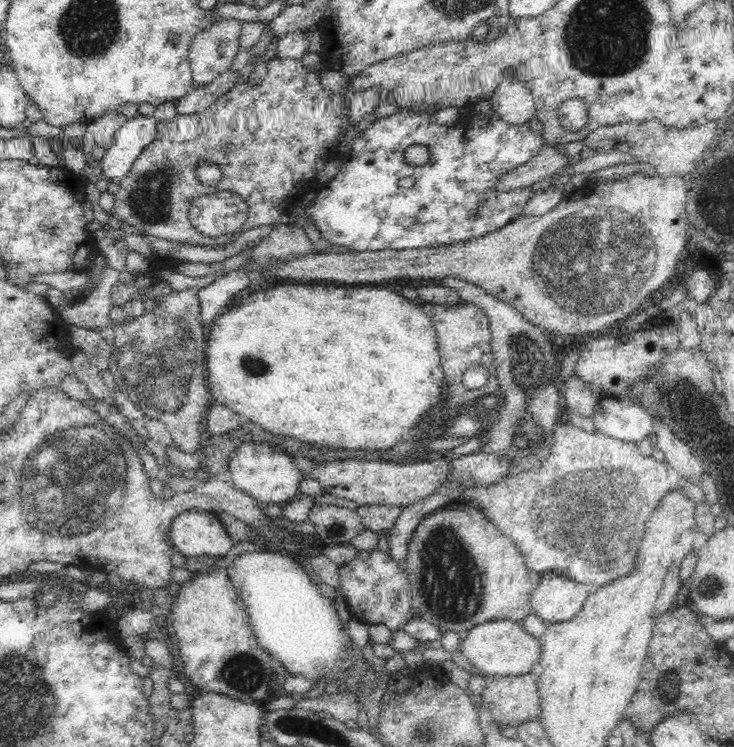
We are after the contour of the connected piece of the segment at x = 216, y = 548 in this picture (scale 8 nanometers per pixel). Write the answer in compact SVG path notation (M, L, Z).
M182 511L177 514L169 524L168 539L174 550L179 551L186 557L222 557L235 545L234 541L230 539L226 523L214 512L211 511Z

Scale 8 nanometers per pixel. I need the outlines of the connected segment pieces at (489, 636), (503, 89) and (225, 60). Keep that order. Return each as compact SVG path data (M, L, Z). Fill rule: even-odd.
M496 620L478 623L463 633L458 649L484 676L522 676L530 674L532 666L540 660L541 646L542 641L530 636L520 622Z
M518 77L514 80L504 78L502 84L496 86L491 100L492 110L508 125L529 123L535 116L535 99Z
M224 19L194 36L188 50L194 88L212 84L214 78L232 68L239 51L241 28L240 21Z

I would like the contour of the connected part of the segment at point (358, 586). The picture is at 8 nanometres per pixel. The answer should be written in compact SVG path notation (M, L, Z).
M358 551L356 557L339 568L341 579L340 590L348 599L347 607L352 618L359 622L386 624L393 631L406 626L412 618L411 587L404 564L394 561L388 553L374 551Z

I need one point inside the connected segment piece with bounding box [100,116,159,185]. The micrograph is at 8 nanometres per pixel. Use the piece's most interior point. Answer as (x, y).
(130, 140)

